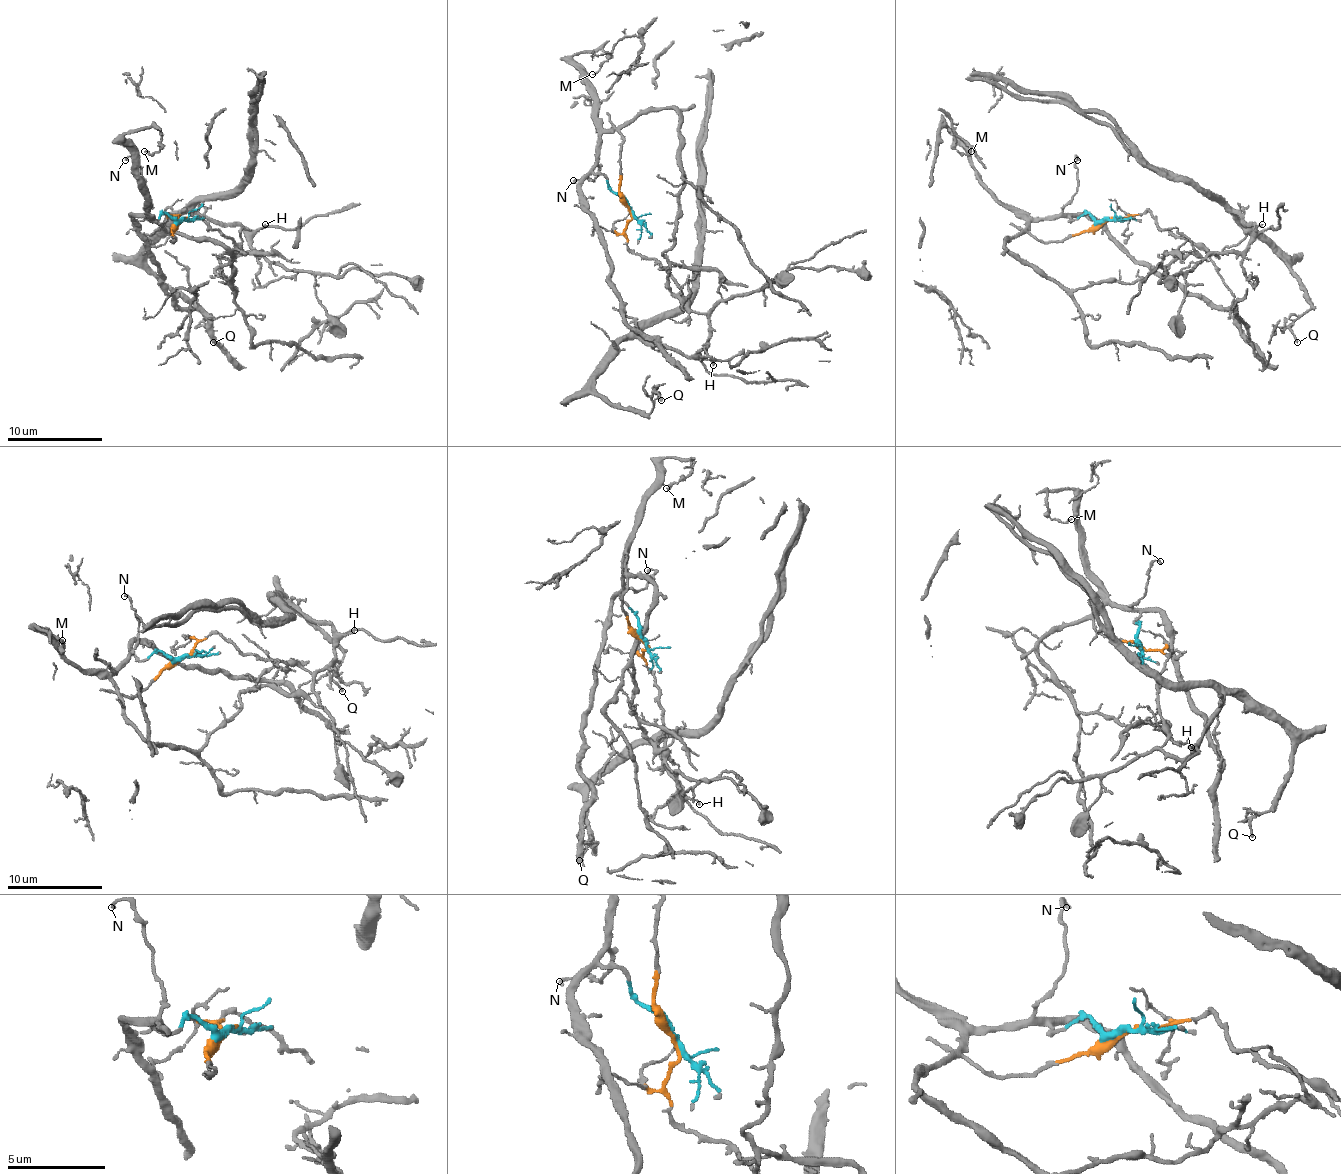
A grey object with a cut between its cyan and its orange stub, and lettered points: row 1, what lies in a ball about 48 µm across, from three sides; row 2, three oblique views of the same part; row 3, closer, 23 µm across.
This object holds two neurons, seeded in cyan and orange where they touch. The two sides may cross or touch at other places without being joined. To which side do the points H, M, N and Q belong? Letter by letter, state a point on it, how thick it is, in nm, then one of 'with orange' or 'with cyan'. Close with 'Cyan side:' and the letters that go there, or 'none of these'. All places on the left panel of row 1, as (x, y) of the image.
H: (265, 224) | 140 nm | with orange
M: (144, 151) | 110 nm | with cyan
N: (125, 160) | 130 nm | with cyan
Q: (213, 342) | 160 nm | with orange
Cyan side: M, N

